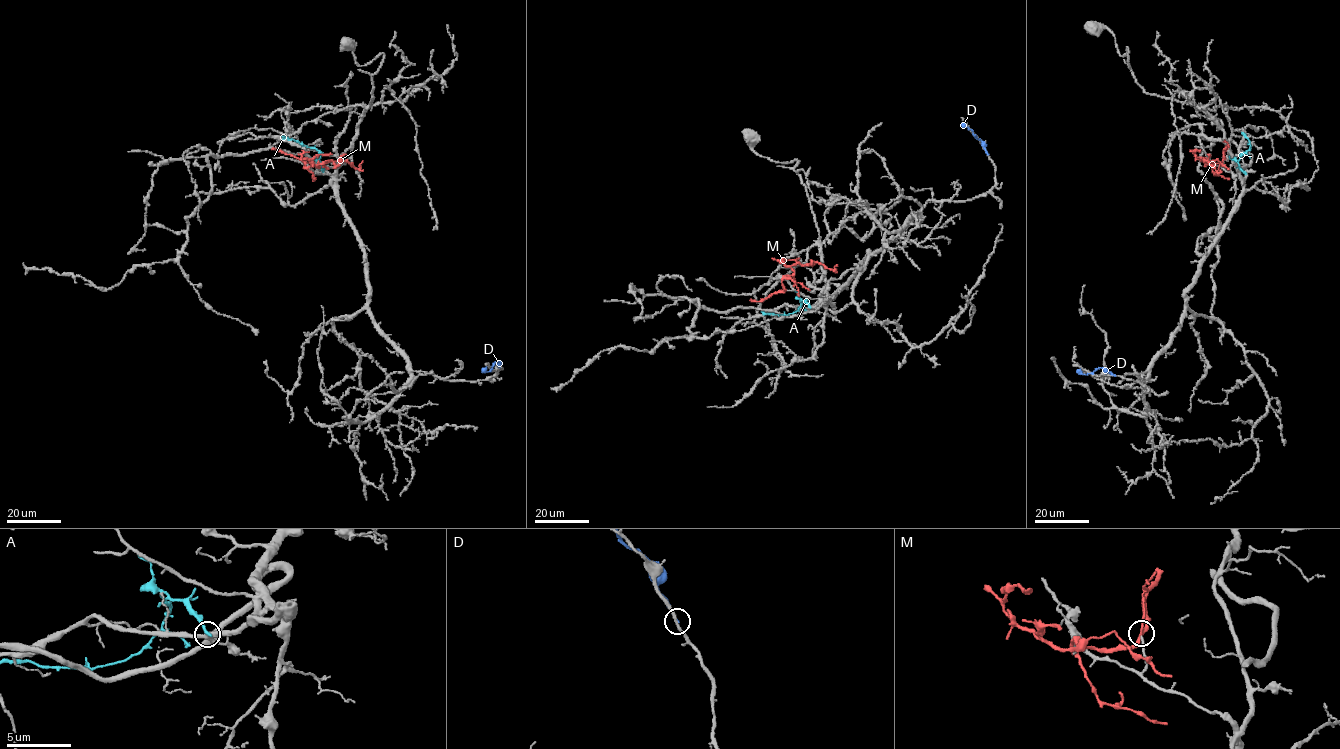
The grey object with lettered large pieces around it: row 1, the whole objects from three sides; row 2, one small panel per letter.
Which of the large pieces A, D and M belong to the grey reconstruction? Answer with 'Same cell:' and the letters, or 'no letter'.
Same cell: no letter

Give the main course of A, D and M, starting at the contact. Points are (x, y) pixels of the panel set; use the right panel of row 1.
A: (1245, 173), (1238, 162), (1250, 145), (1242, 132)
D: (1115, 375), (1099, 367), (1086, 374), (1076, 372)
M: (1223, 160), (1209, 163), (1201, 159), (1206, 159), (1205, 163), (1218, 172), (1220, 165)

